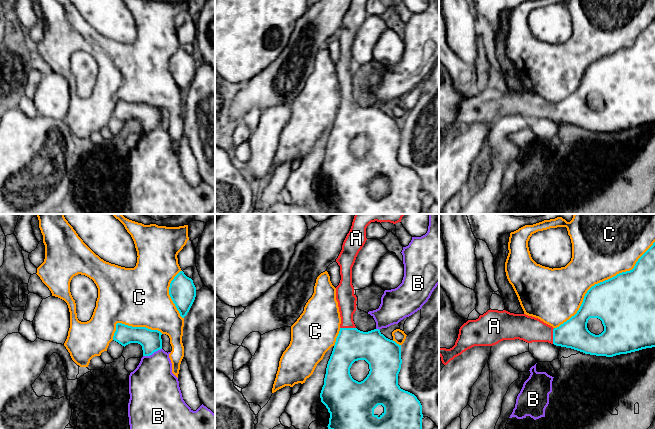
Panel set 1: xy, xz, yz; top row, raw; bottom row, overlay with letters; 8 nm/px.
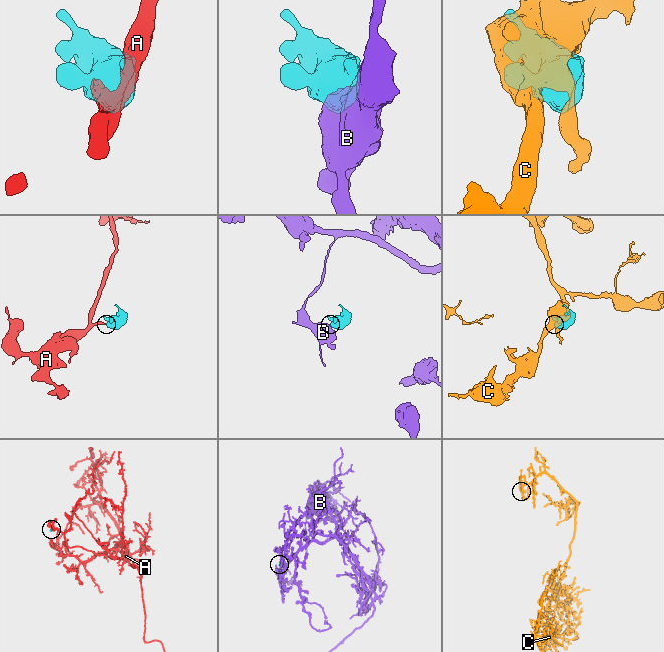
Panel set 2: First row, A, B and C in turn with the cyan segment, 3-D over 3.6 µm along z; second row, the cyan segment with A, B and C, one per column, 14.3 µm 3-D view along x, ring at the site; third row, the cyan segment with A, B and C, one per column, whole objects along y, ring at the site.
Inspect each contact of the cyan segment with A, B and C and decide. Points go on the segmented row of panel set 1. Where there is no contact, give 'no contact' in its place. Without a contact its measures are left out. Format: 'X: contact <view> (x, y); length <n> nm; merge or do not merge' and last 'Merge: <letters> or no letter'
A: contact xz (348, 328); length 130 nm; merge
B: contact xy (152, 353); length 170 nm; do not merge
C: contact yz (601, 282); length 1050 nm; do not merge
Merge: A

